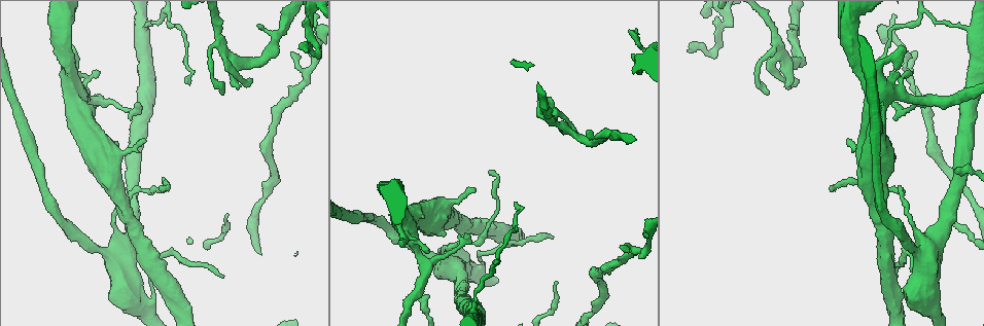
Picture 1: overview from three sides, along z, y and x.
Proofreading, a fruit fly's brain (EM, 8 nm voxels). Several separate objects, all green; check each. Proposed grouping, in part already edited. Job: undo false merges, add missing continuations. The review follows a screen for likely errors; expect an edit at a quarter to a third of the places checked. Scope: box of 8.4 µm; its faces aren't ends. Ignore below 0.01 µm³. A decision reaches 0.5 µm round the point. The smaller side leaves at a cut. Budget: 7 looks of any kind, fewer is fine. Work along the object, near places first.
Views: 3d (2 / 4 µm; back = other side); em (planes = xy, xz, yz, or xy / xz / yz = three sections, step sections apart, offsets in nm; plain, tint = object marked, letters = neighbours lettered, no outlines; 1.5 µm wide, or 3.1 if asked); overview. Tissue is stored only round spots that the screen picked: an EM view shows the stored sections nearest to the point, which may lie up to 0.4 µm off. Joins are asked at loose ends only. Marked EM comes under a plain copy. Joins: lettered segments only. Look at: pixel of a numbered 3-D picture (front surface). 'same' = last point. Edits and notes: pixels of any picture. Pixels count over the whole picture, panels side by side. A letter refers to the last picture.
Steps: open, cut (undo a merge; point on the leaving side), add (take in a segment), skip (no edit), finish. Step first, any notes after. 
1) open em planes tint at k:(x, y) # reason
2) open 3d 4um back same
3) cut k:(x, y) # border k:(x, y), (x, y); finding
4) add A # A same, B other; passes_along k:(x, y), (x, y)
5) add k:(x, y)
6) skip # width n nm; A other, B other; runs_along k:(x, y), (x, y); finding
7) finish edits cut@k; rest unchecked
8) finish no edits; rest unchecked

open 3d 2um at 1:(474, 305) # small branch off a trunk

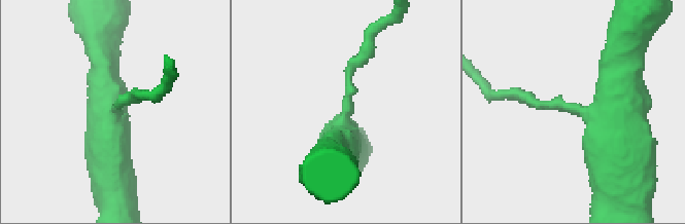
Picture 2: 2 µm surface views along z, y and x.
open em planes letters at 2:(343, 111) # arms 3; shape alone is not enough

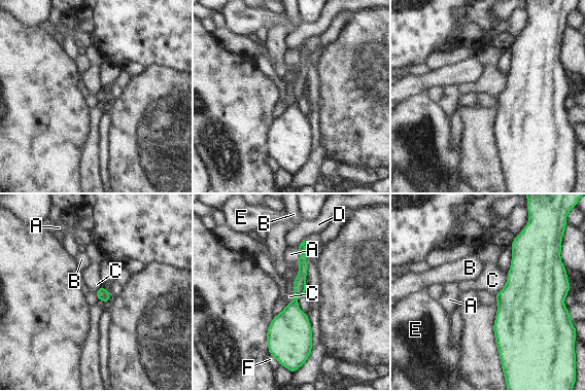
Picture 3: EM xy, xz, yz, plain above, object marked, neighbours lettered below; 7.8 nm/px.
skip # A other, B other, C other, D other, E other, F other; border 3:(508, 273), (506, 284), (494, 294); one neuron here

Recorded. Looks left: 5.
open 3d 4um at 1:(786, 61) # thick turns thin

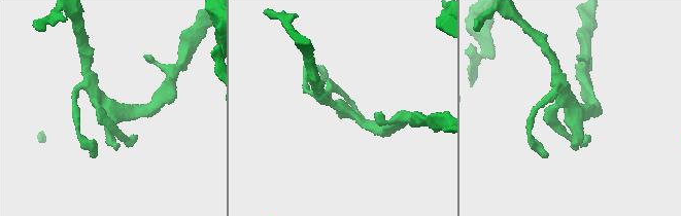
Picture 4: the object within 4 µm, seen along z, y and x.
open em xy step 8 tint at 4:(340, 108) # need the tissue

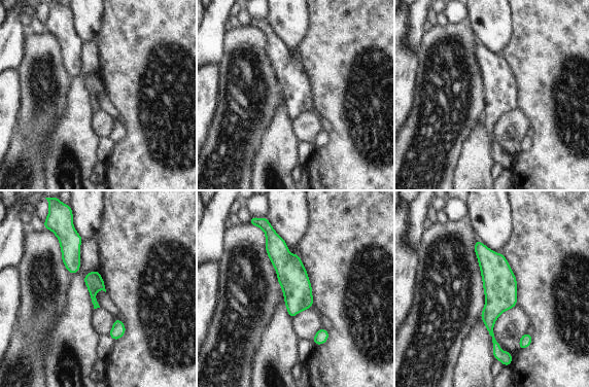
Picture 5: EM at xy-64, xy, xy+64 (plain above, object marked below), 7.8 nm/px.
open em planes letters same # another direction

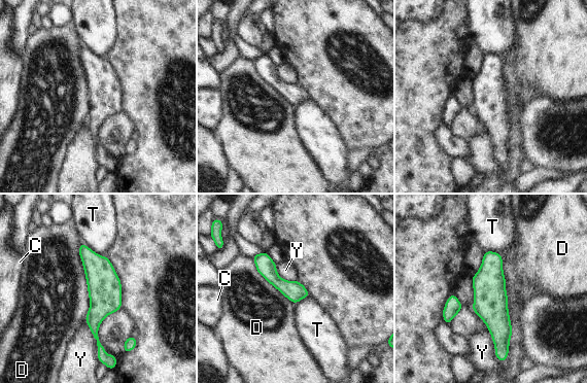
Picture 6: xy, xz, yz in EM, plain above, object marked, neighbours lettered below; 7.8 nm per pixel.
skip # width 260 nm; C other, D other, T other, Y other; runs_along 6:(82, 247), (98, 269), (95, 336), (102, 354); all the same neuron

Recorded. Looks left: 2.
open em yz step 8 tint at 1:(187, 82)

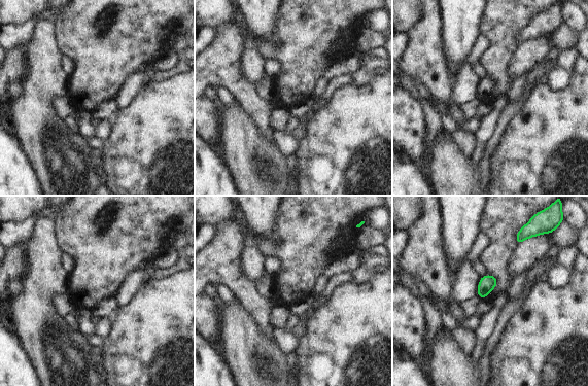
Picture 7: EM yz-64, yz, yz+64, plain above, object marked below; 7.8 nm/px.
open em planes letters same # cut it another way

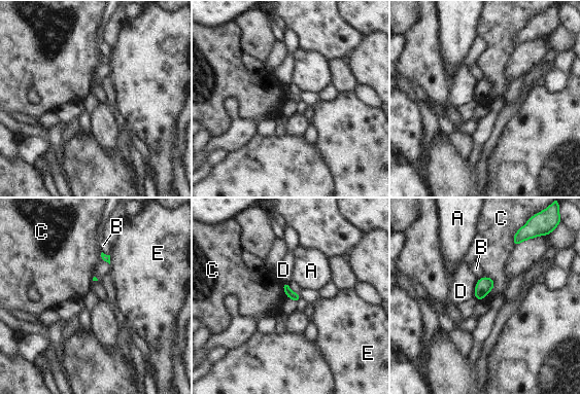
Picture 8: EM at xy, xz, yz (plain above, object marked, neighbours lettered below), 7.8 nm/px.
skip # A other, B other, C other, D other, E other; border 8:(288, 283), (288, 287), (298, 293); none of them fits

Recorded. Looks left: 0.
finish no edits; rest unchecked

